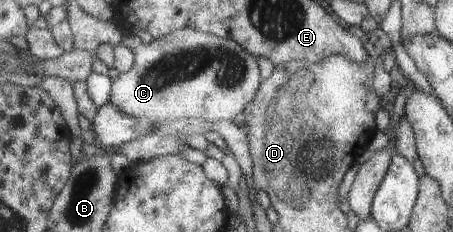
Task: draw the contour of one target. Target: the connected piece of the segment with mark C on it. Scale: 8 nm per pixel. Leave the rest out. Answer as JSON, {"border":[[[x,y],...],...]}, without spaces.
{"border":[[[188,27],[177,29],[148,44],[144,44],[136,34],[127,32],[121,43],[134,53],[134,63],[130,71],[120,73],[118,78],[112,81],[110,103],[122,113],[132,115],[136,119],[146,119],[150,123],[168,122],[180,117],[202,118],[211,122],[233,120],[255,99],[258,87],[262,87],[258,59],[231,39],[202,33]]]}

